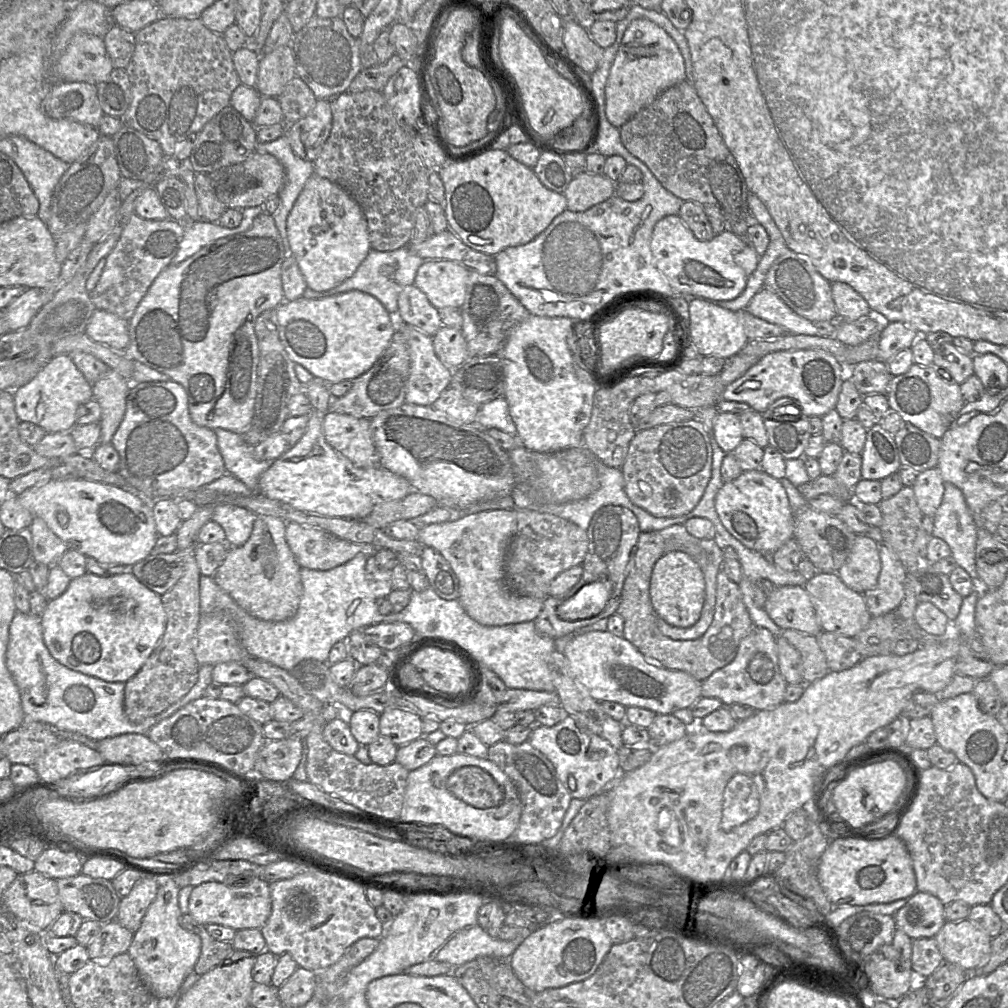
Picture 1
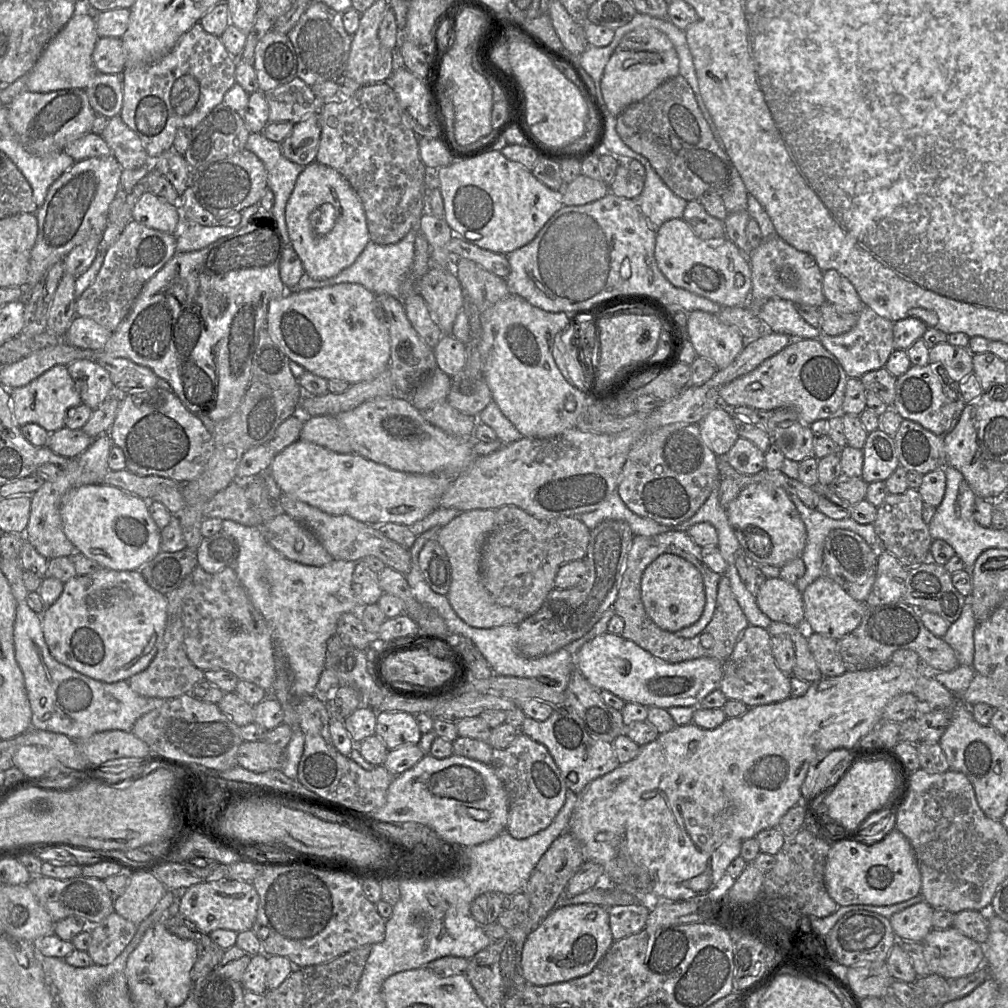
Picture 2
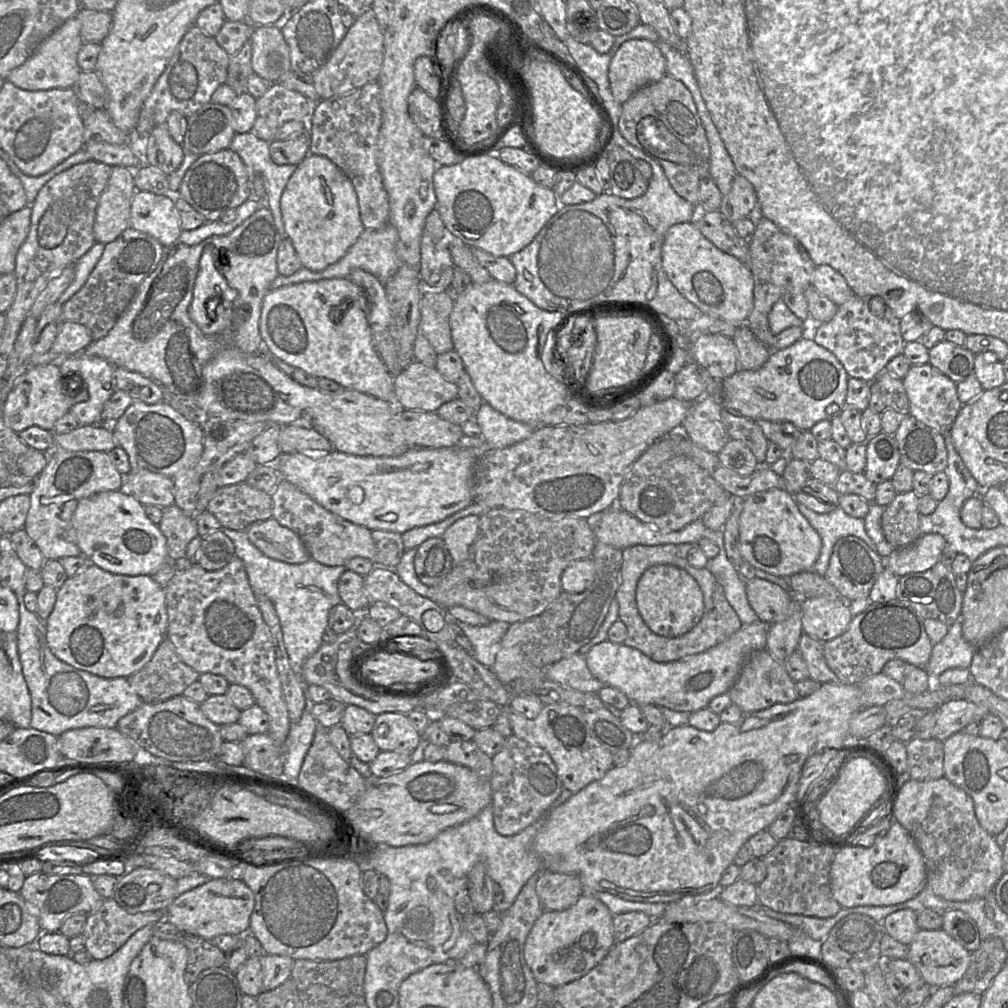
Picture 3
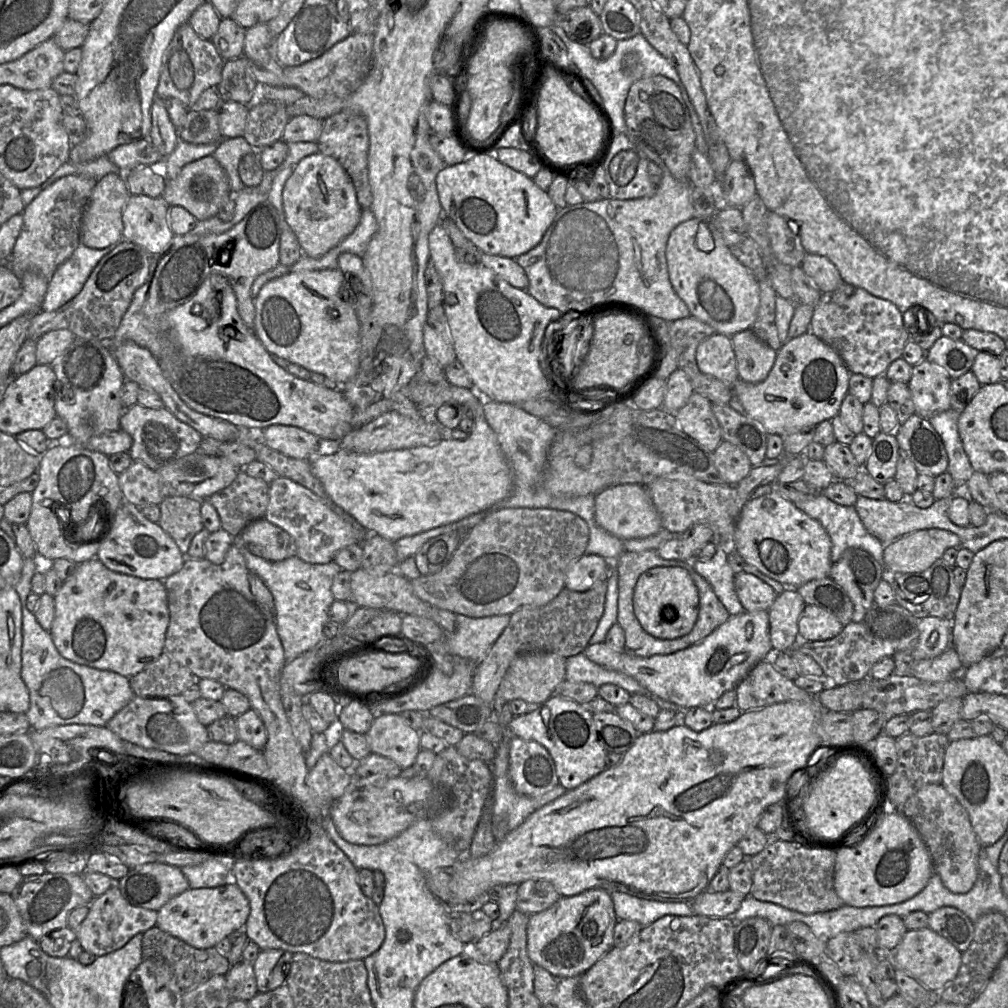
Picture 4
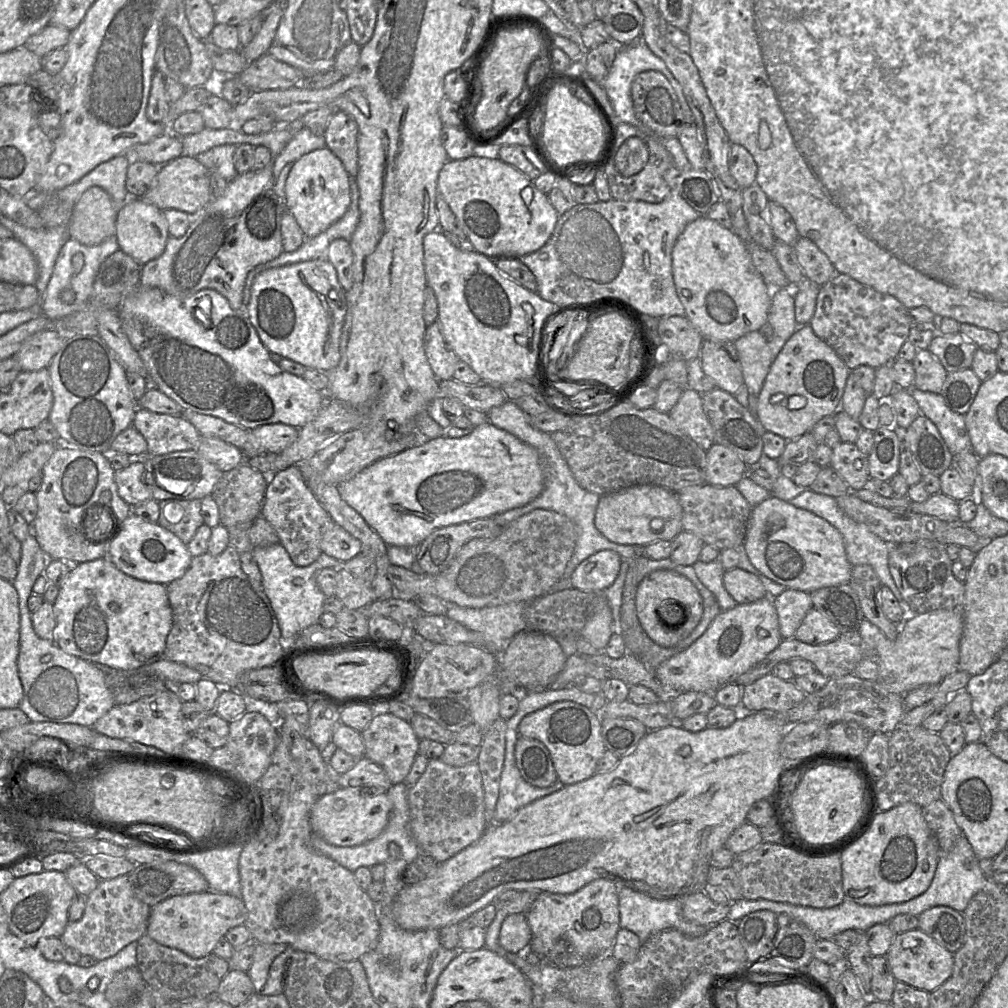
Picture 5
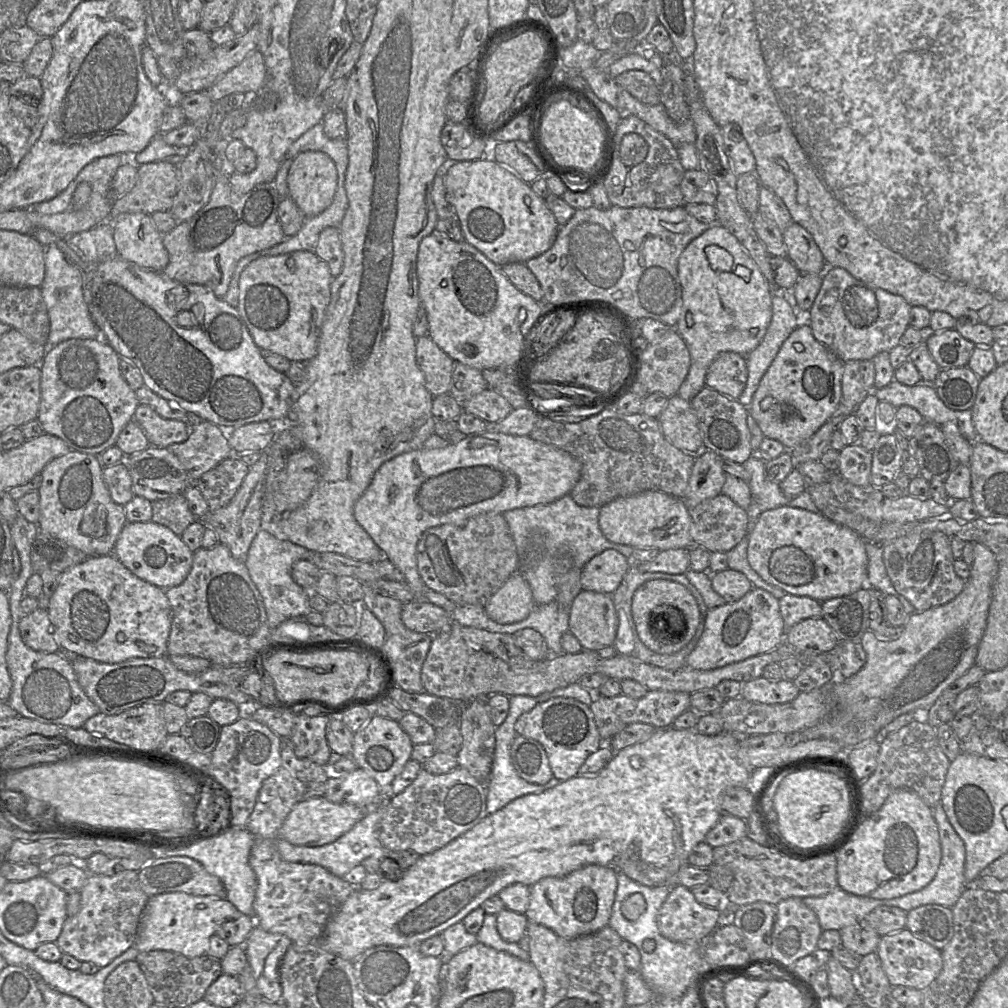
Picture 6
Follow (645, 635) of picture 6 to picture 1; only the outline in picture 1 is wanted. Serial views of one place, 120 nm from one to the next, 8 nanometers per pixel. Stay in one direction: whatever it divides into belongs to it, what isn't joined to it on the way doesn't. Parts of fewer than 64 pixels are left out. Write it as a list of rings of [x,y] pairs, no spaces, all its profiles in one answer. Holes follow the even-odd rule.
[[[671,551],[663,555],[652,569],[649,595],[653,610],[668,624],[689,628],[699,620],[705,601],[705,580],[698,563],[689,554]]]

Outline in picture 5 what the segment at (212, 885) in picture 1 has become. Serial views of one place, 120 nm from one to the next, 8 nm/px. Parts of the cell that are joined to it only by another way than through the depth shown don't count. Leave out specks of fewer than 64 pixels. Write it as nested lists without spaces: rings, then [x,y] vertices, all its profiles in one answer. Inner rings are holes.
[[[206,890],[199,893],[172,896],[152,906],[146,934],[159,944],[181,950],[192,958],[200,958],[212,953],[217,941],[229,929],[244,924],[246,918],[247,909],[241,897]]]

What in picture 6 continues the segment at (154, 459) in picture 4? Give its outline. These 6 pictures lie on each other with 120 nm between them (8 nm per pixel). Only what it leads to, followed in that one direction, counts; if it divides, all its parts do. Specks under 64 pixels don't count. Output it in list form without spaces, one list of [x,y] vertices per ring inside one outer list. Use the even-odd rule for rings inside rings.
[[[139,404],[133,420],[143,429],[150,446],[166,448],[184,442],[190,433],[190,424],[161,417],[152,407]]]

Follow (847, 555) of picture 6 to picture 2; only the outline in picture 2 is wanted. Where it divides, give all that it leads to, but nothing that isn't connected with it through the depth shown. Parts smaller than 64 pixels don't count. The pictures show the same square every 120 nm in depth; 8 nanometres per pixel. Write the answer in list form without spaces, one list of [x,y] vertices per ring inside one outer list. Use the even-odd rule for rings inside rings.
[[[753,483],[741,489],[737,498],[726,507],[730,526],[745,554],[754,562],[776,566],[801,557],[806,546],[805,524],[782,487],[773,483]]]

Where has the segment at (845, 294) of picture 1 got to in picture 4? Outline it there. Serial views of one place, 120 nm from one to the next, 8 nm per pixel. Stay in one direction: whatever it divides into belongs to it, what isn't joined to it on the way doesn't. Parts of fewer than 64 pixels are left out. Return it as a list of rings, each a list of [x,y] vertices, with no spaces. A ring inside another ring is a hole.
[[[806,253],[801,268],[821,293],[832,292],[844,283],[836,266],[825,256]]]

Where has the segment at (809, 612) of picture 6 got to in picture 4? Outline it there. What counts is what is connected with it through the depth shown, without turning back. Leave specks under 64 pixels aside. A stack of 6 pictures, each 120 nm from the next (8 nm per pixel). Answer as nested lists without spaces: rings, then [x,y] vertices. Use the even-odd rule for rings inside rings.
[[[786,590],[777,596],[768,610],[774,653],[787,651],[798,640],[798,621],[805,606],[803,597],[796,590]]]

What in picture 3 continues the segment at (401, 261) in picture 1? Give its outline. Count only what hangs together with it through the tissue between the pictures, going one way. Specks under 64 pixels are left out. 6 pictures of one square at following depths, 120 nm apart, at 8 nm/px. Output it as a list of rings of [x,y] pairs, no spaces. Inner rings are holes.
[[[387,224],[381,229],[364,229],[357,241],[349,248],[347,253],[336,263],[329,265],[322,271],[312,271],[301,267],[290,276],[277,275],[271,283],[271,290],[301,282],[318,281],[332,278],[347,278],[354,269],[362,269],[378,278],[382,283],[390,280],[401,267],[402,263],[397,255],[399,234],[392,224]]]

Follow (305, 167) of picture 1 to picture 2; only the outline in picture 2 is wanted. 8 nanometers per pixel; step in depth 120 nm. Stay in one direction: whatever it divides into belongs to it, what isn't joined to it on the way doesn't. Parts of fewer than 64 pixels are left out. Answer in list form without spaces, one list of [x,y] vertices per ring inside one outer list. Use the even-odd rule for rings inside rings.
[[[262,132],[250,133],[245,149],[253,152],[264,164],[267,185],[274,195],[271,212],[276,219],[284,245],[290,245],[285,207],[304,167],[285,158],[280,143],[267,139]]]

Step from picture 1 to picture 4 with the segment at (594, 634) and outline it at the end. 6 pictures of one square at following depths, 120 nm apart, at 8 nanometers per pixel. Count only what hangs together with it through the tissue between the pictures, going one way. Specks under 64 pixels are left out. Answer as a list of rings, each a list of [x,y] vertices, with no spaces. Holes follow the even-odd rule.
[[[743,612],[730,618],[702,641],[669,655],[648,658],[626,651],[616,651],[605,642],[588,645],[583,651],[592,662],[634,678],[644,688],[681,708],[712,707],[722,694],[735,690],[759,662],[773,654],[770,639],[769,612]]]

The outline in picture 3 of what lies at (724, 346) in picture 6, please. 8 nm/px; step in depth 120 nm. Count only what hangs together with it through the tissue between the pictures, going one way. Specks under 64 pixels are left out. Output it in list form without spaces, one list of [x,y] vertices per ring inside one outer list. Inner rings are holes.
[[[691,222],[675,224],[669,228],[664,238],[661,255],[662,267],[670,282],[702,314],[718,317],[734,326],[746,324],[753,308],[754,279],[745,262],[717,248]]]

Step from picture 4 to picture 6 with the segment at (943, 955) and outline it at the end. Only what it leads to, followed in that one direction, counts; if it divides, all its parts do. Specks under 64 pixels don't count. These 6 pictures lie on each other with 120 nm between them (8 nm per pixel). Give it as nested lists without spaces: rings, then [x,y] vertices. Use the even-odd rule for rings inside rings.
[[[906,928],[881,936],[876,952],[892,987],[905,986],[924,991],[939,976],[943,967],[941,951]]]

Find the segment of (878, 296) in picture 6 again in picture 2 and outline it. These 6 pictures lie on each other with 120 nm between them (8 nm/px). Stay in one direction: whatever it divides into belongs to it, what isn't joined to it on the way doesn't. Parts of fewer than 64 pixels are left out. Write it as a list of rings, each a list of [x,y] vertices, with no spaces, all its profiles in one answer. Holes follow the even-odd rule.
[[[863,306],[857,317],[855,326],[849,331],[837,336],[821,332],[819,336],[821,344],[837,358],[849,378],[861,378],[867,372],[885,367],[890,354],[895,350],[894,322],[879,316],[867,306]]]

